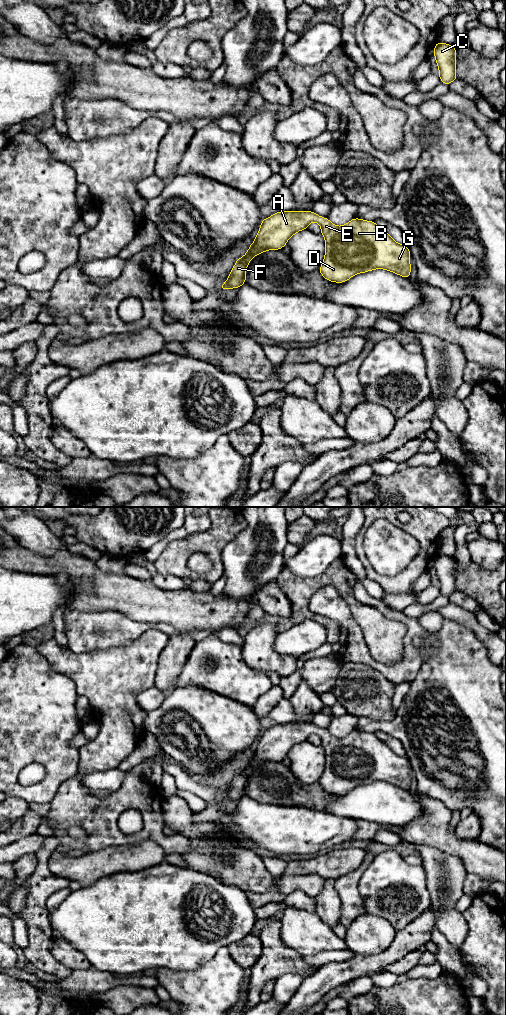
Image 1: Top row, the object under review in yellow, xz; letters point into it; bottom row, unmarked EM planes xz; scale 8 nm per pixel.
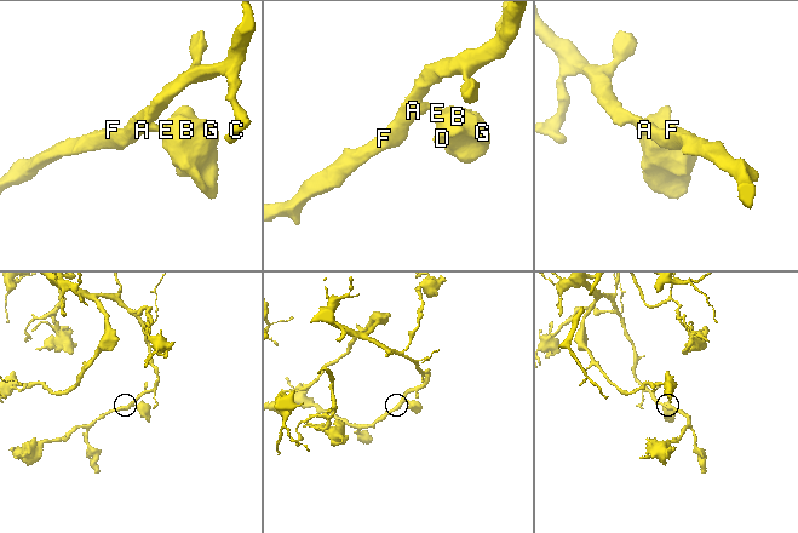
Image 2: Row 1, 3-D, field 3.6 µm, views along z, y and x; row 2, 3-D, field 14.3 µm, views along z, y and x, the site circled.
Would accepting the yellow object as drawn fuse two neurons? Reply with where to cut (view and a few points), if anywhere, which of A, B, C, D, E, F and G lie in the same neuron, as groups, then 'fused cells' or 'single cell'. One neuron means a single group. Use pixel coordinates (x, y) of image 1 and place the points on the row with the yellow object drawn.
cut none; groups A B C D E F G; single cell

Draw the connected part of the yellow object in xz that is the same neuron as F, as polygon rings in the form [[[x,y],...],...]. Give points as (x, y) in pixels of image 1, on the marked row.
[[[282,211],[276,212],[263,219],[255,240],[249,246],[246,254],[238,258],[230,271],[226,282],[219,289],[240,288],[246,281],[246,270],[251,259],[268,250],[282,249],[287,241],[298,231],[307,229],[312,222],[317,222],[321,227],[321,234],[325,238],[325,256],[322,265],[318,269],[321,275],[330,282],[343,283],[356,274],[365,273],[375,269],[384,269],[394,272],[409,279],[411,273],[411,252],[407,245],[397,243],[375,221],[367,221],[359,218],[350,220],[342,226],[334,225],[328,218],[317,215],[313,211]]]

